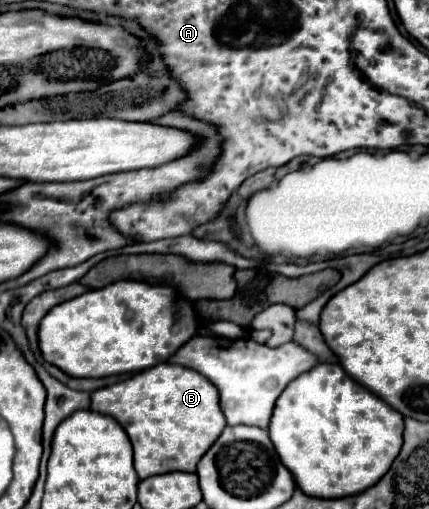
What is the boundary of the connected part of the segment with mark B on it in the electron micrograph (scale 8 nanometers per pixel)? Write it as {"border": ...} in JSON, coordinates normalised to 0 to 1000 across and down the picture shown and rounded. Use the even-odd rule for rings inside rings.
{"border":[[[396,711],[219,766],[210,802],[270,821],[298,849],[312,876],[312,919],[326,939],[406,923],[457,927],[466,896],[527,837],[508,762],[466,731]]]}

